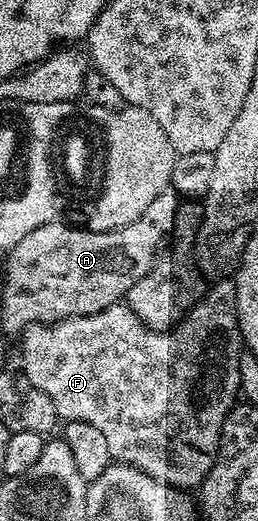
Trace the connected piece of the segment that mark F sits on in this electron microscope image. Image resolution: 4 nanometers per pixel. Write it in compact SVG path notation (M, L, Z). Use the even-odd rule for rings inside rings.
M234 280L216 281L219 282L204 292L182 321L166 331L148 329L125 303L110 305L93 315L54 321L51 325L30 325L21 334L21 371L33 387L49 395L60 422L93 423L116 462L140 469L175 489L194 490L202 485L215 462L221 427L239 393L241 334L237 291Z

